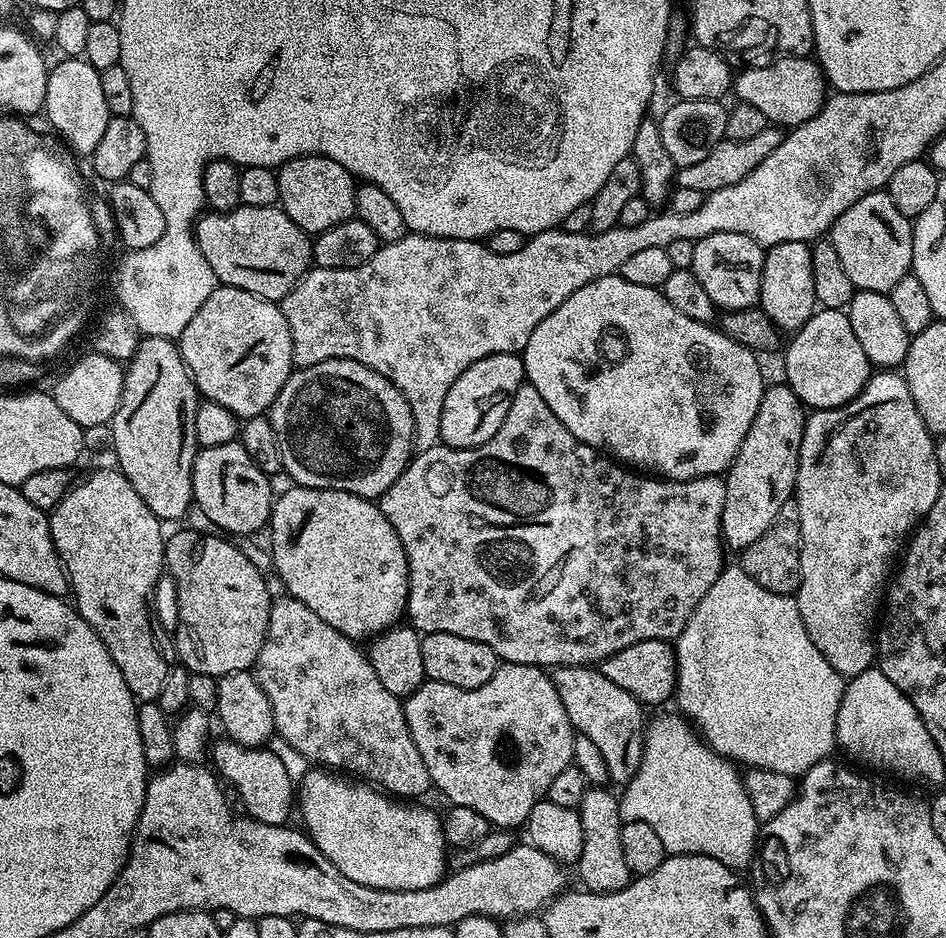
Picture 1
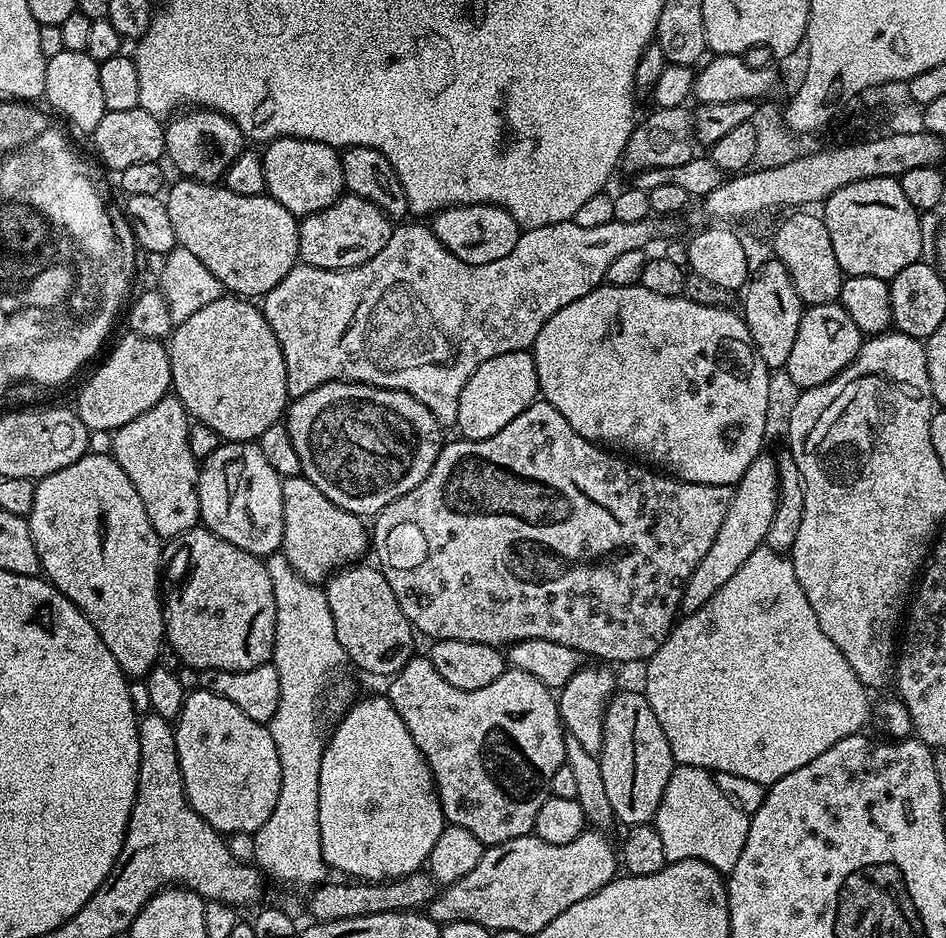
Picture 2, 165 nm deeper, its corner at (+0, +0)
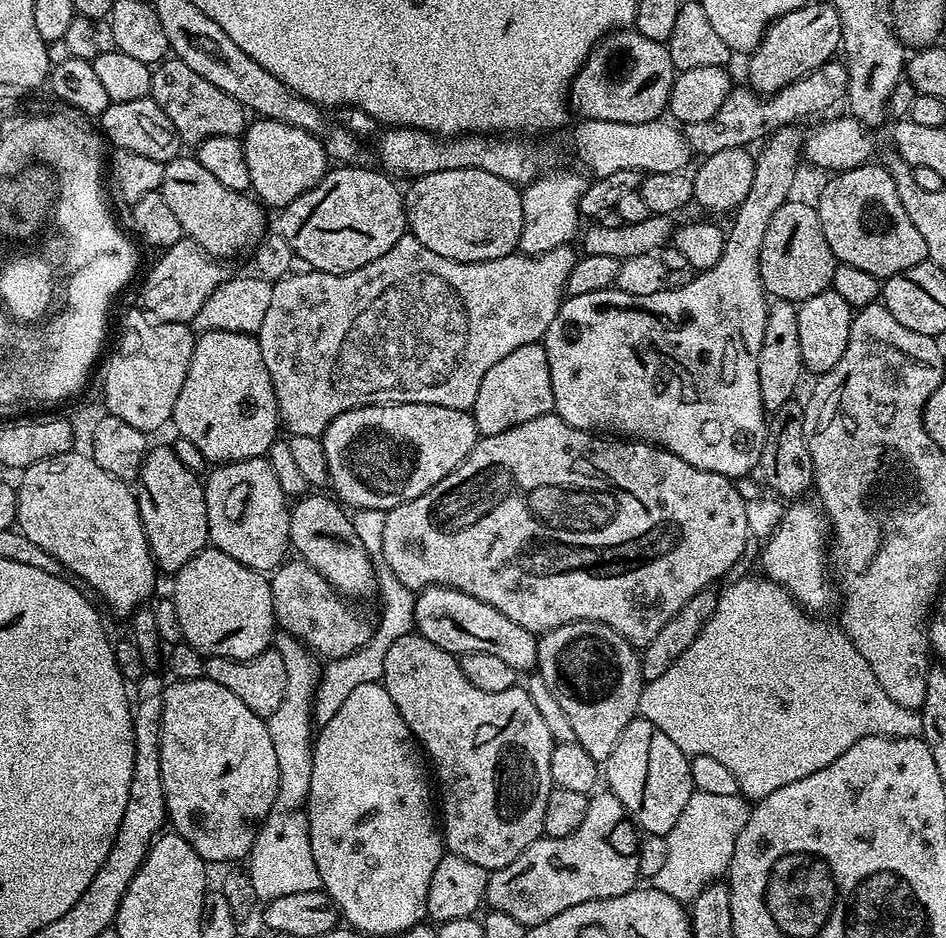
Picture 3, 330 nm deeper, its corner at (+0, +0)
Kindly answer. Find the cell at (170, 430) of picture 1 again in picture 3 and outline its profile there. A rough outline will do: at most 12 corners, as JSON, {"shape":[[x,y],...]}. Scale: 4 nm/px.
{"shape":[[149,447],[140,521],[161,573],[209,547],[201,477]]}

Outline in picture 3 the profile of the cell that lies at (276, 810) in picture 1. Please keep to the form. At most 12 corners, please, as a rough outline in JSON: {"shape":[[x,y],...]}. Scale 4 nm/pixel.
{"shape":[[201,678],[164,690],[171,831],[242,859],[278,790],[265,717]]}

